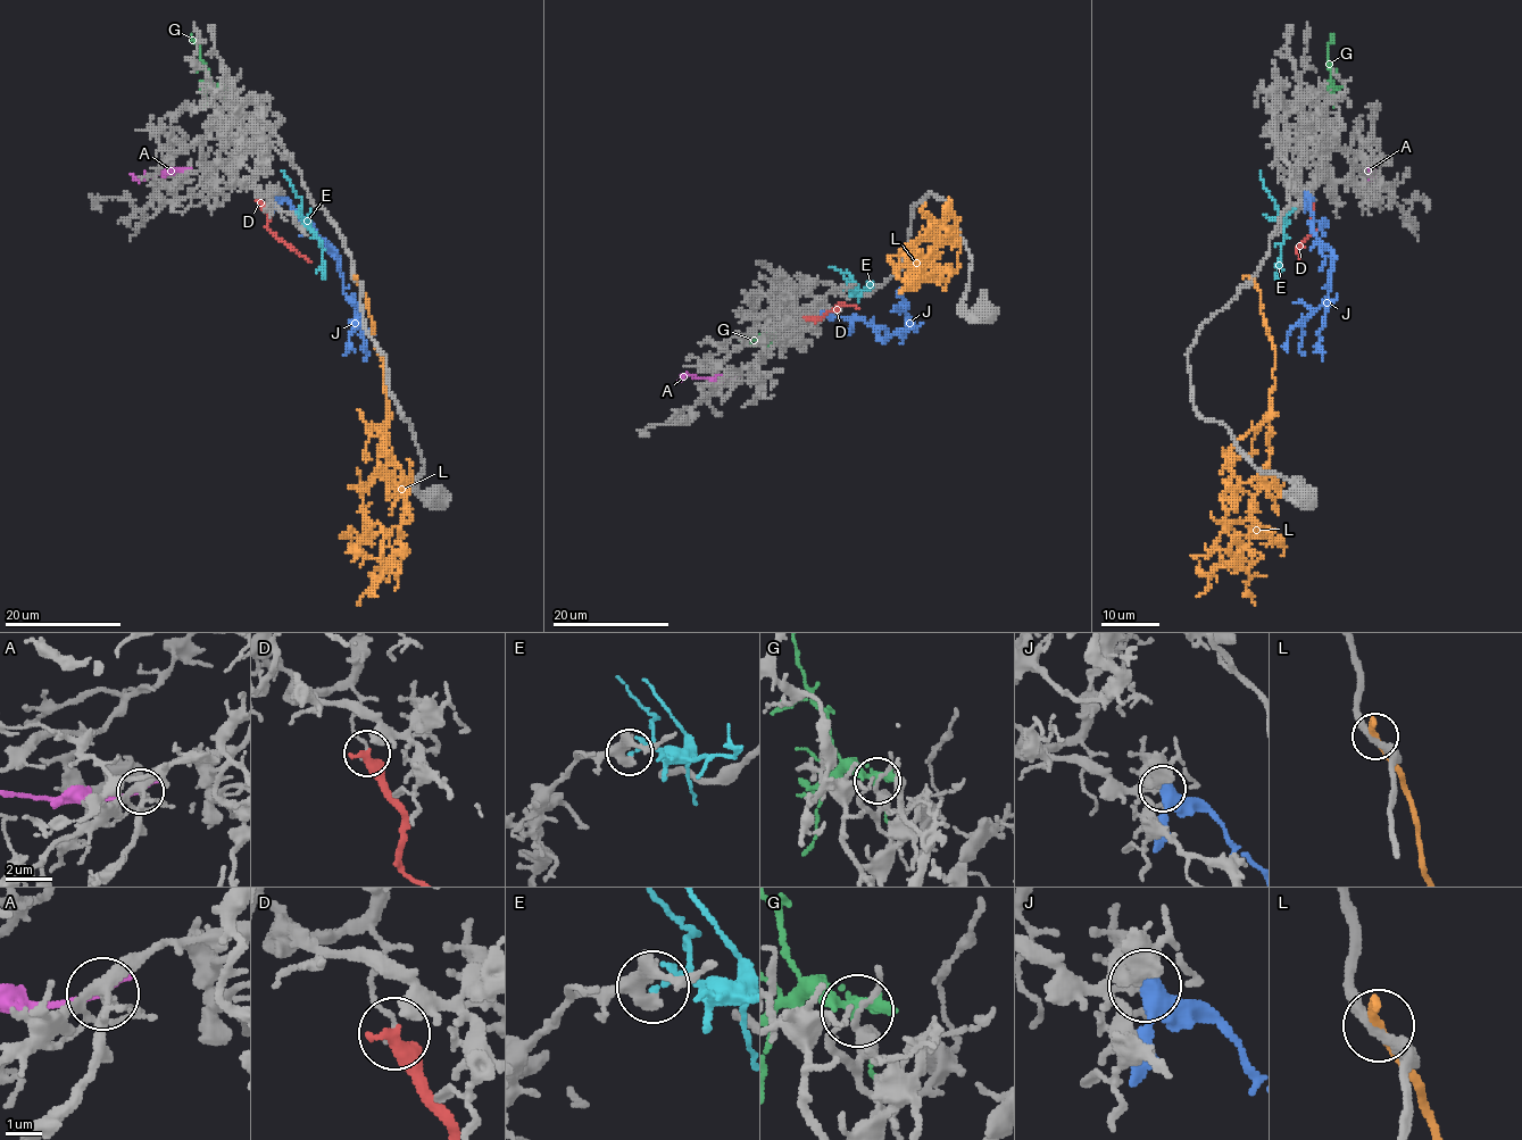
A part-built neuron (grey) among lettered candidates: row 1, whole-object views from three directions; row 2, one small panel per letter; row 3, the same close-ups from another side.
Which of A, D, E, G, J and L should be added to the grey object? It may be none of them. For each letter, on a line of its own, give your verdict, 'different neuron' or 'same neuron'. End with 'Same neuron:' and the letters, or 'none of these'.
A: different neuron
D: different neuron
E: different neuron
G: different neuron
J: different neuron
L: different neuron
Same neuron: none of these

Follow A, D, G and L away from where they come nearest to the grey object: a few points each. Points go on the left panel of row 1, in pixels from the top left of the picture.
A: (185, 168), (163, 171), (146, 177), (131, 174)
D: (259, 199), (267, 215), (267, 229), (309, 261)
G: (221, 89), (210, 81), (190, 34)
L: (356, 280), (383, 362), (387, 417), (379, 458), (396, 482), (412, 482), (406, 484), (401, 548), (358, 606)

